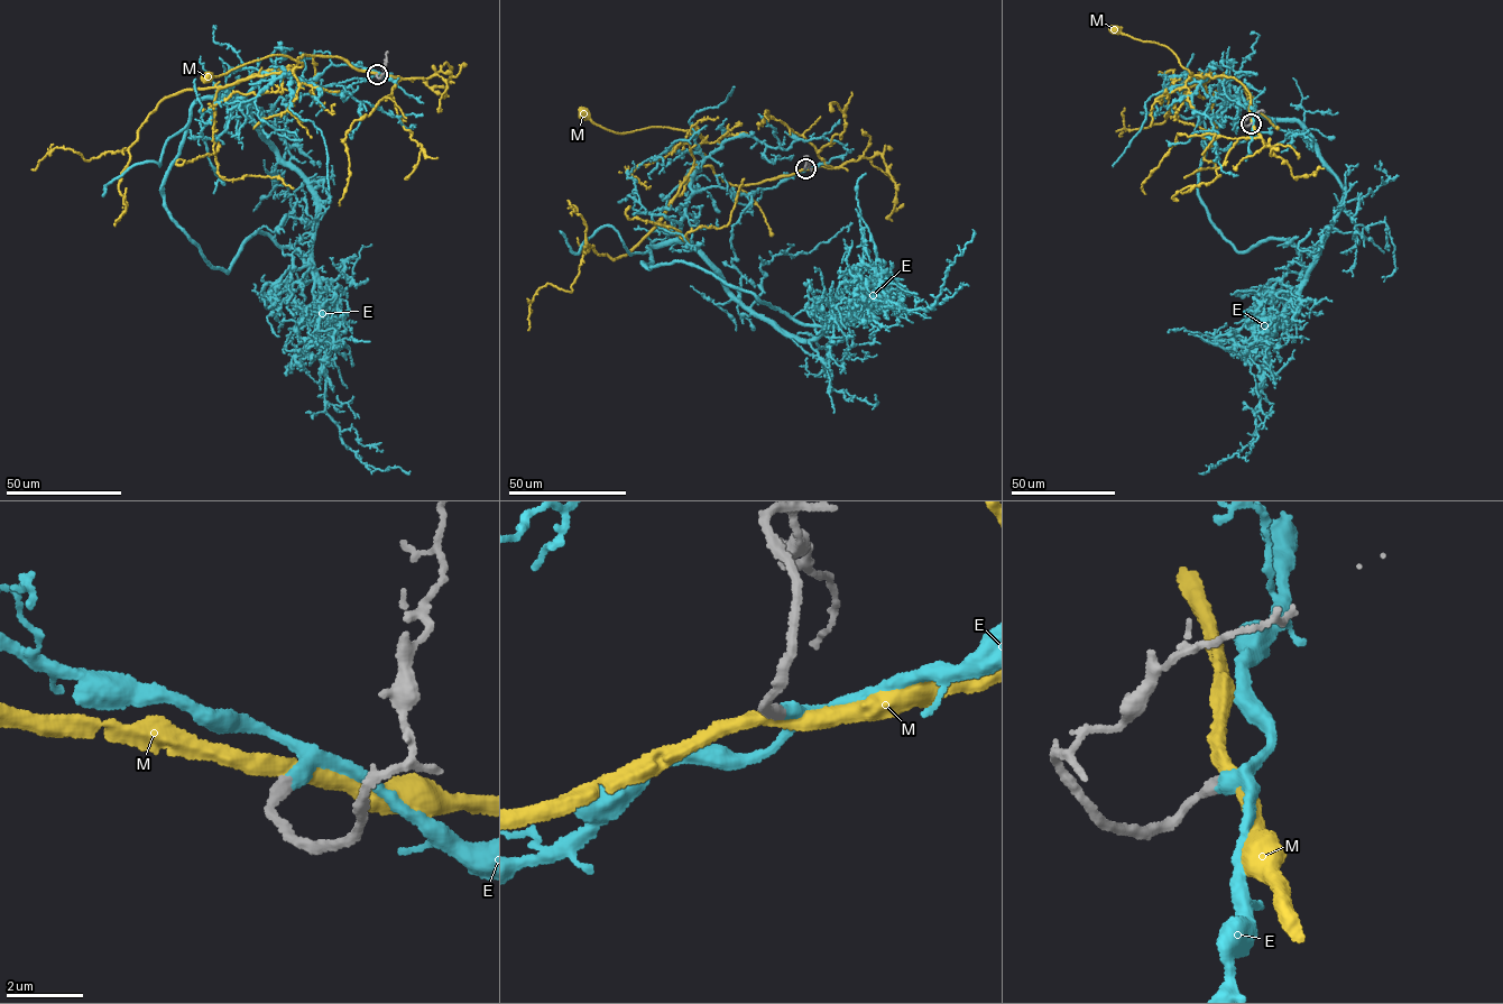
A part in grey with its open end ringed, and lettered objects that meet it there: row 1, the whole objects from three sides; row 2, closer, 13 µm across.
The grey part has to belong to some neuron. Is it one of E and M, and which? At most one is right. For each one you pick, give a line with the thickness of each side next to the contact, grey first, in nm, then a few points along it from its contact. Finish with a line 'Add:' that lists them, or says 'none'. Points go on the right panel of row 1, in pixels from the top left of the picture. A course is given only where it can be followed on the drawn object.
E: 320/280 nm | via (1251, 123), (1256, 106), (1219, 81), (1299, 123), (1343, 195), (1274, 327), (1253, 438), (1199, 473)
Add: E

